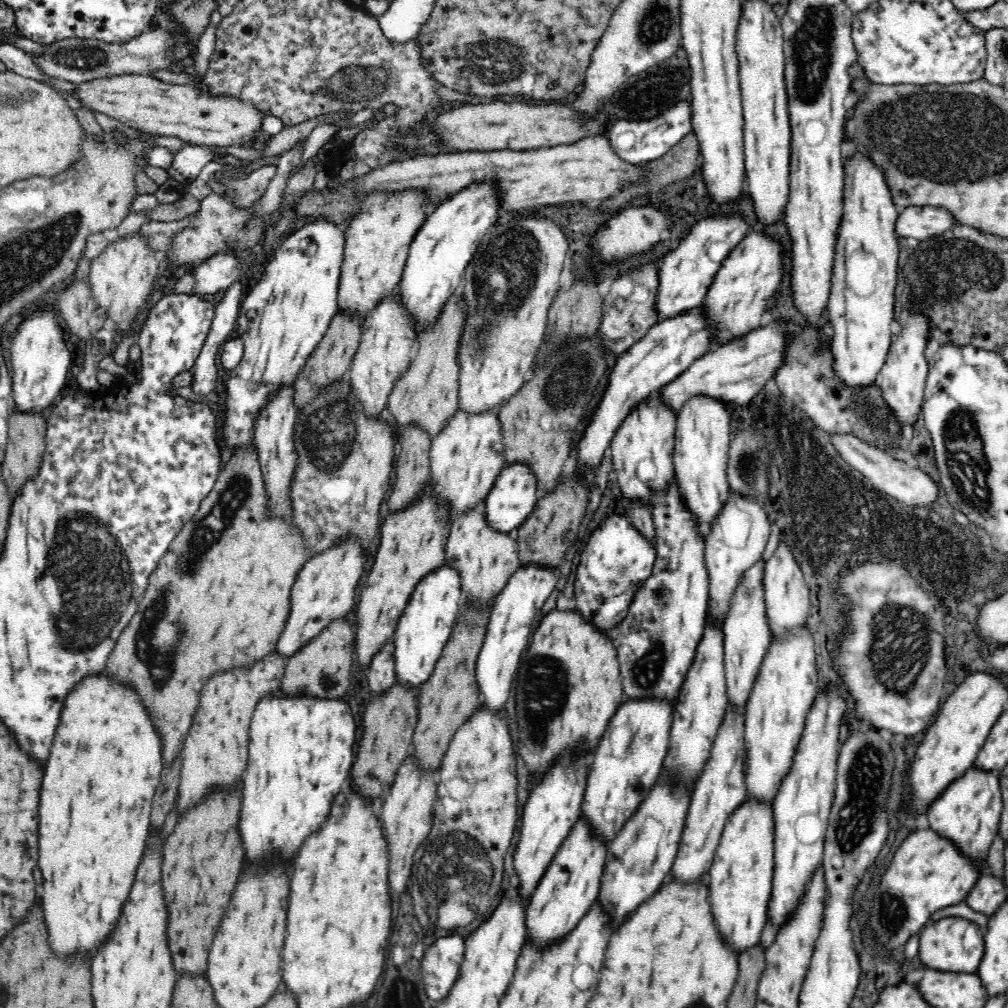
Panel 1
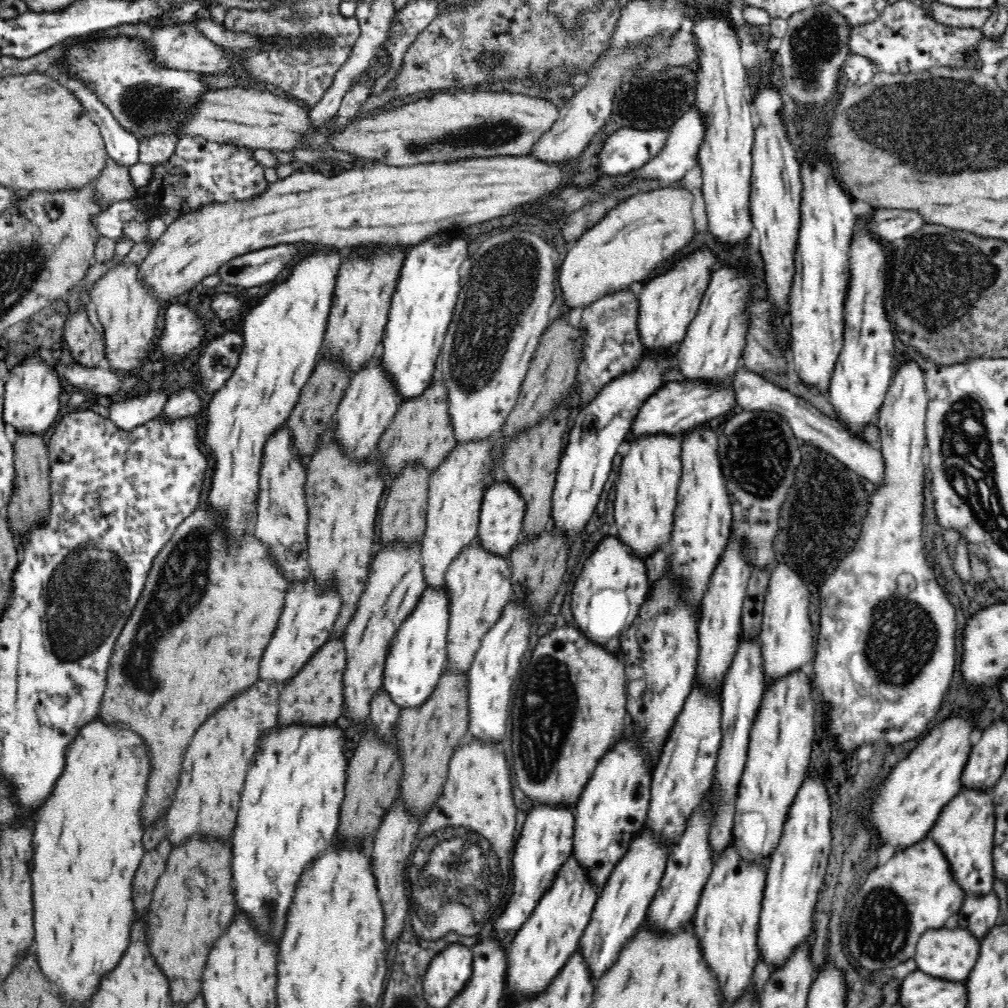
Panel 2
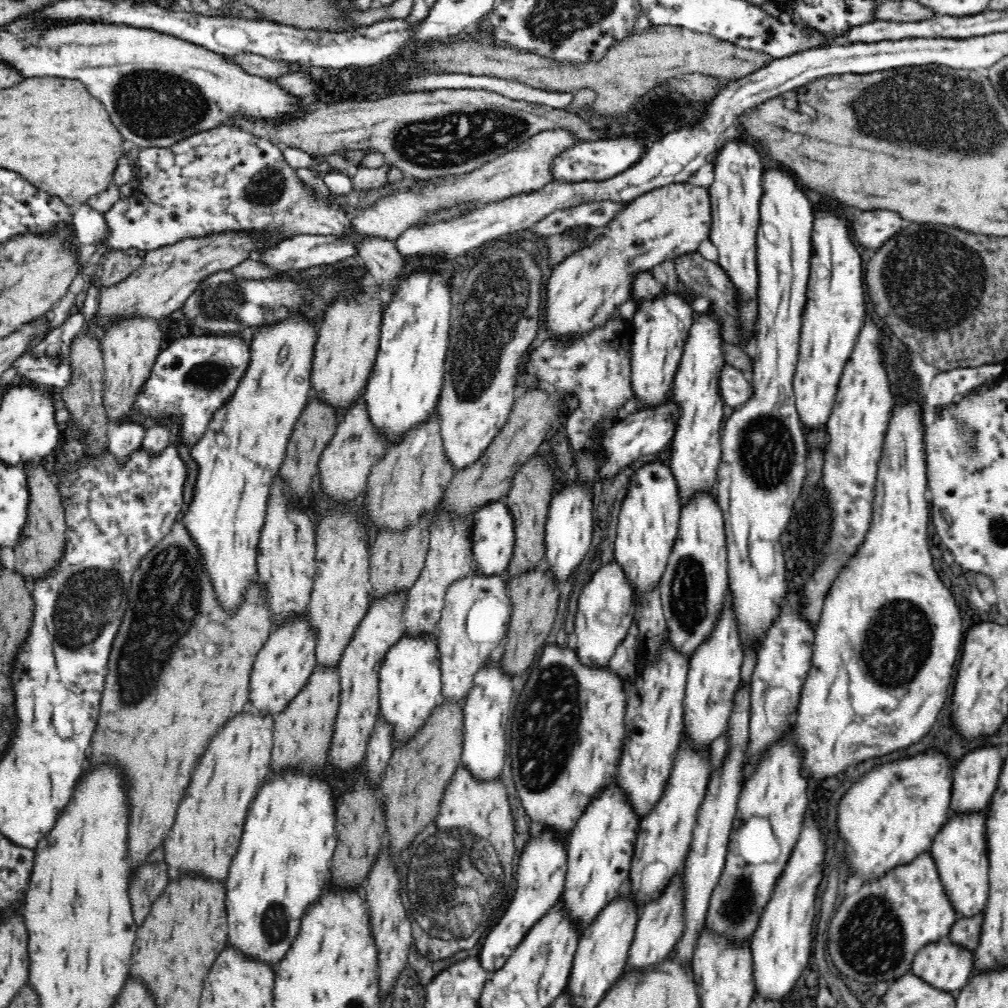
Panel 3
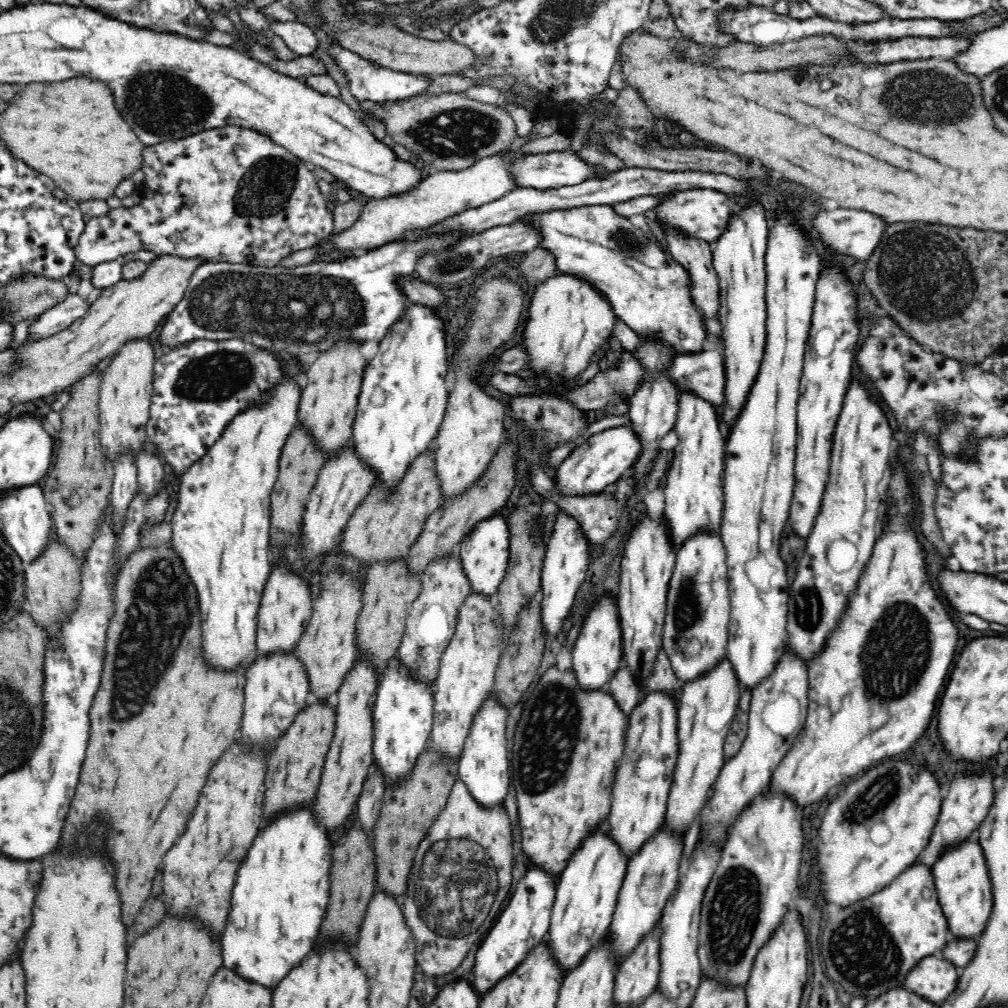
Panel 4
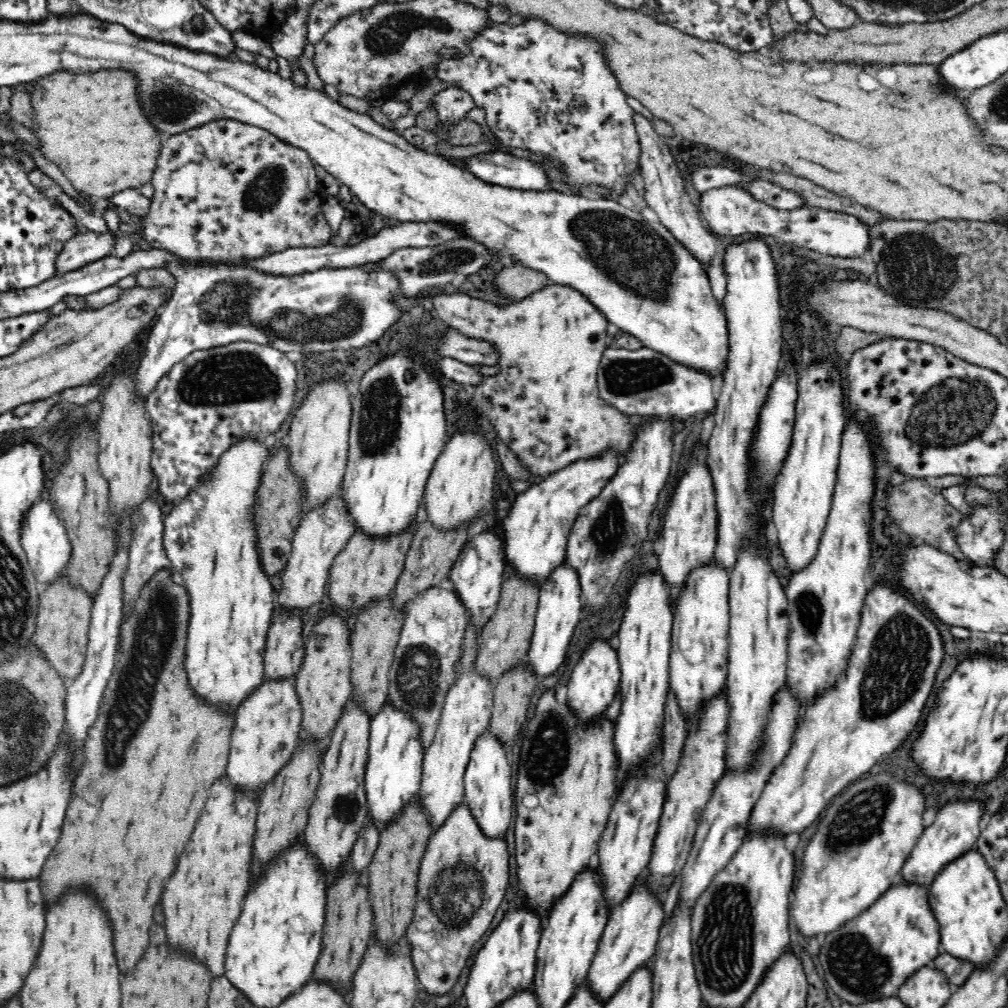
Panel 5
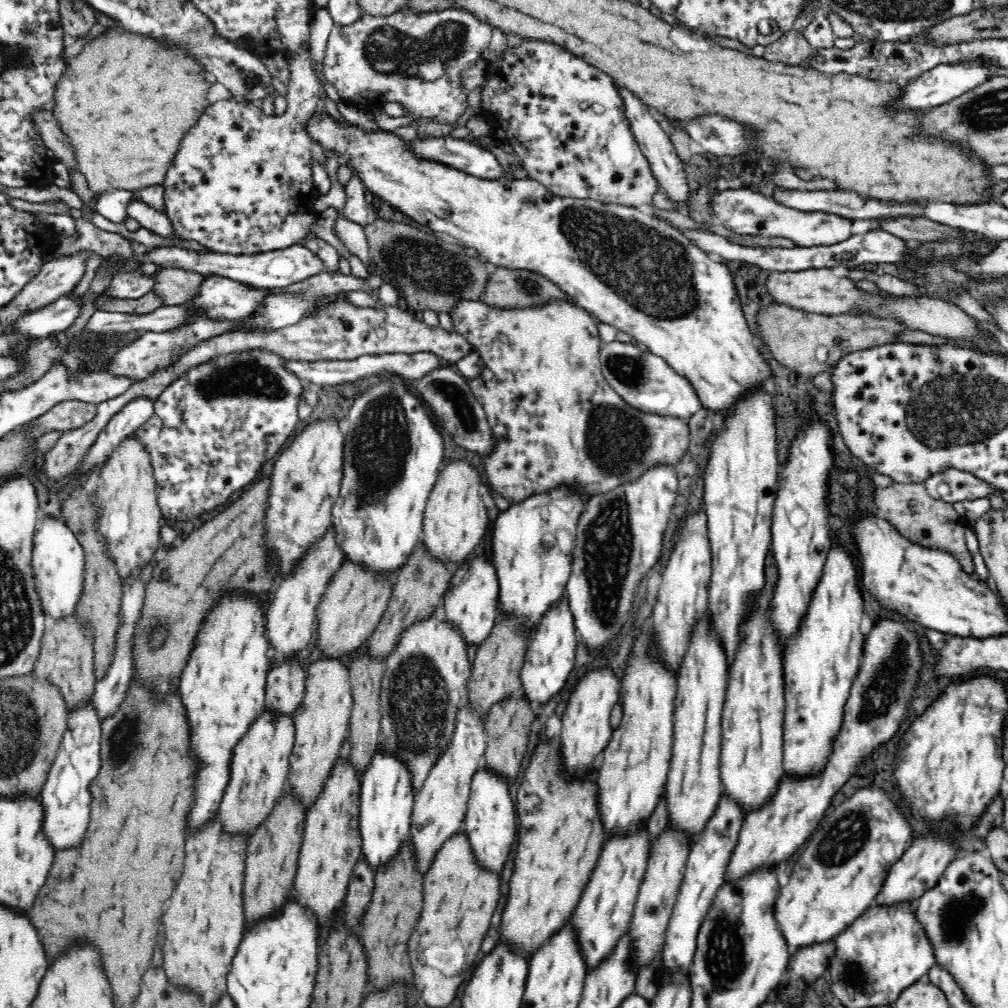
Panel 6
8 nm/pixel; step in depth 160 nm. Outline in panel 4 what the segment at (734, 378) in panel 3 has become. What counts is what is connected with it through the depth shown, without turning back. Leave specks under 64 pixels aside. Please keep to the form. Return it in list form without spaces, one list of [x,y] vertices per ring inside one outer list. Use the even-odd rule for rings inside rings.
[[[724,350],[700,351],[672,360],[669,375],[679,390],[691,390],[720,408],[725,402]]]

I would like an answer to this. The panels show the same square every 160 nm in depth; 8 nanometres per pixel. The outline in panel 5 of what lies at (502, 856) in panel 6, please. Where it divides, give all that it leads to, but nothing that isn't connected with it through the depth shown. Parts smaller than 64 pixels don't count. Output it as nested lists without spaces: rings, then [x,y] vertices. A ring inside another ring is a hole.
[[[489,729],[482,732],[474,742],[470,758],[463,777],[465,802],[472,816],[479,822],[486,837],[505,837],[508,824],[512,818],[514,802],[512,802],[512,768],[506,757],[506,746]]]

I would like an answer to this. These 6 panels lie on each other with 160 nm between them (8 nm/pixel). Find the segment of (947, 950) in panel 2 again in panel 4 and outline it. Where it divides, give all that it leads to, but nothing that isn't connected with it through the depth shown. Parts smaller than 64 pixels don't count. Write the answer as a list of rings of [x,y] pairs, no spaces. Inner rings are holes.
[[[939,953],[930,954],[922,958],[906,975],[905,987],[941,1005],[956,990],[959,976],[957,966],[950,960]]]

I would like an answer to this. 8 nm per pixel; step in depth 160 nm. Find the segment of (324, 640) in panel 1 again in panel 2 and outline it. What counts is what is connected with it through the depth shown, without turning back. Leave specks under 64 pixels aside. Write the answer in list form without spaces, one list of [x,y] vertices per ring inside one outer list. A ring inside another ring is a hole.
[[[343,634],[331,636],[310,656],[310,660],[294,674],[290,680],[282,682],[279,692],[278,724],[294,724],[294,722],[311,722],[330,726],[342,716],[345,702],[343,676],[347,658],[343,645]]]

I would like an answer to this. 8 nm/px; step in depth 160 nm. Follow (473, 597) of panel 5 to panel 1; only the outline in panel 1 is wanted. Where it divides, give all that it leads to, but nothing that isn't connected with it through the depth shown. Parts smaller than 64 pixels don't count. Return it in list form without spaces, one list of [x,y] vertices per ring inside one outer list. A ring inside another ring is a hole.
[[[525,462],[506,464],[496,477],[494,486],[492,486],[485,498],[486,520],[490,528],[507,532],[518,528],[518,526],[520,527],[534,510],[539,494],[537,476]]]

